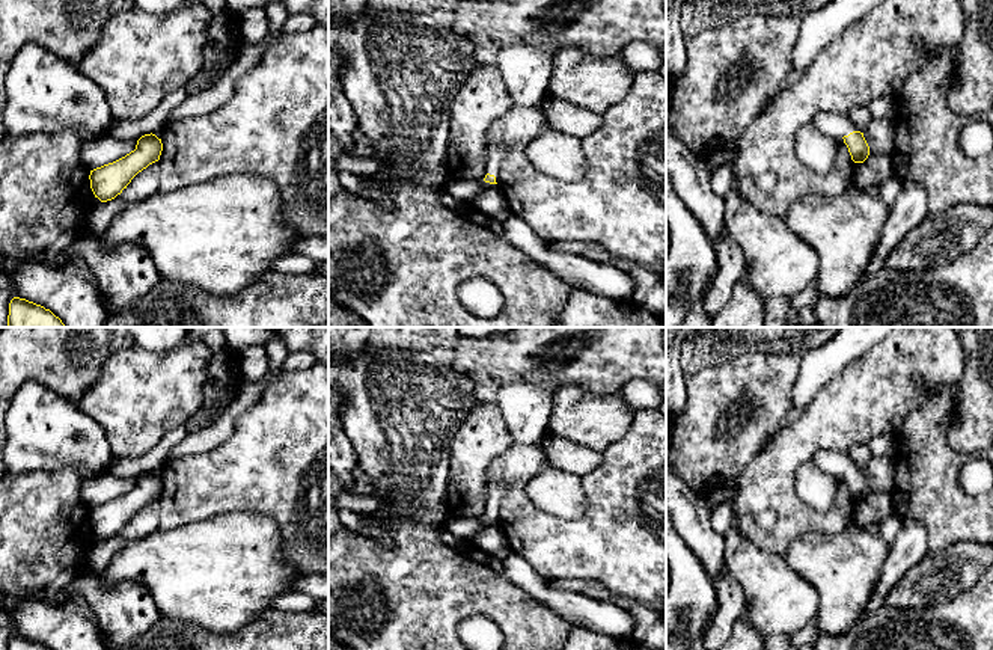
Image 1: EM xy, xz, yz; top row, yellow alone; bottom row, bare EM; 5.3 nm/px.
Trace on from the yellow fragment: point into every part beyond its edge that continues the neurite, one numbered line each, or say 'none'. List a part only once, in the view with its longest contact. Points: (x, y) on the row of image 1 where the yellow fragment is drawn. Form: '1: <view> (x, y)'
1: yz (831, 124)

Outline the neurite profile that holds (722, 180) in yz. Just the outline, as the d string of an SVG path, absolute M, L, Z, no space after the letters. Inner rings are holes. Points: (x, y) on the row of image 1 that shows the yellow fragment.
M725 166L719 169L711 175L710 181L714 193L720 198L725 198L734 182L732 167Z

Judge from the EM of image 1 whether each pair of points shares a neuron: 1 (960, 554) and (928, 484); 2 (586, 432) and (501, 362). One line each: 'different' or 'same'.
1: different
2: different

